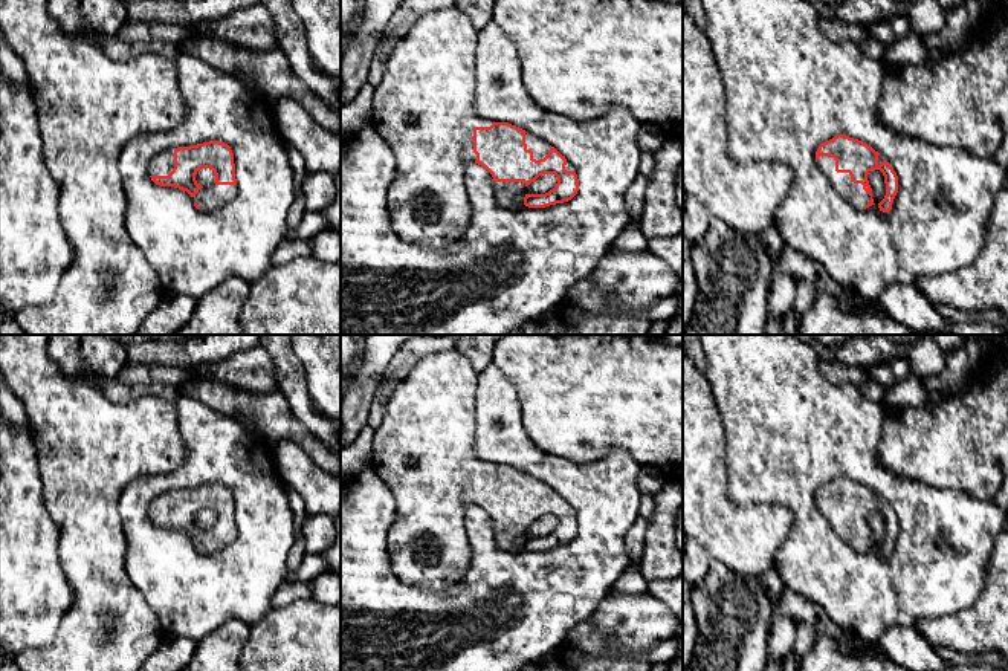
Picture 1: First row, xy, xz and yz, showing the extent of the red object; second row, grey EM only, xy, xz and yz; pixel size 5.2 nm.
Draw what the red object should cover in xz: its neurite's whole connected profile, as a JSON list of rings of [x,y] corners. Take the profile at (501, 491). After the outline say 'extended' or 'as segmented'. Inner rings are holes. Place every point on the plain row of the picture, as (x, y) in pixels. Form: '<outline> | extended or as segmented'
[[[443,350],[438,353],[431,353],[425,358],[422,358],[414,368],[394,387],[388,404],[386,404],[386,413],[383,417],[382,425],[374,430],[374,442],[373,442],[373,452],[371,452],[371,468],[376,471],[376,474],[383,480],[383,483],[389,488],[391,494],[396,500],[396,520],[391,526],[388,535],[386,535],[386,550],[389,555],[389,561],[393,564],[393,570],[397,575],[397,578],[415,588],[423,588],[429,592],[443,592],[449,587],[452,587],[455,582],[463,579],[463,576],[467,573],[470,562],[472,562],[472,546],[469,541],[469,536],[466,533],[464,527],[464,511],[467,506],[475,504],[486,511],[493,523],[496,530],[496,541],[501,549],[512,550],[516,547],[516,540],[519,536],[524,536],[524,547],[528,550],[545,550],[556,546],[564,546],[571,543],[577,533],[579,533],[579,521],[576,517],[574,509],[562,498],[554,489],[551,489],[548,485],[541,481],[539,478],[528,475],[516,468],[512,468],[509,465],[492,465],[489,462],[480,460],[473,452],[473,442],[475,442],[475,393],[478,387],[478,371],[472,367],[470,361],[461,355],[458,350]],[[542,517],[554,517],[557,520],[557,526],[553,532],[550,532],[545,536],[528,536],[527,529],[535,524]]] | extended

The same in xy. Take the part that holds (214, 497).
[[[220,483],[162,494],[150,503],[148,515],[156,527],[186,533],[202,553],[221,550],[237,536],[234,495]],[[202,511],[214,514],[215,523],[211,529],[202,529],[195,523]]] | extended

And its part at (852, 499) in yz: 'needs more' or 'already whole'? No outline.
needs more

